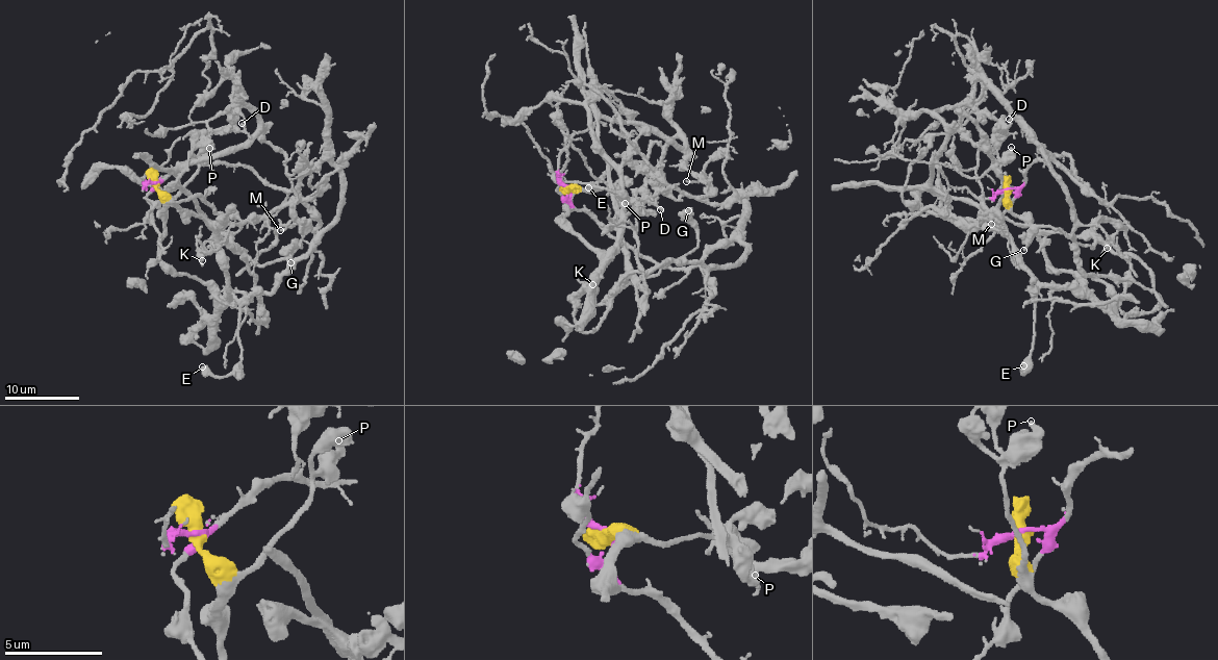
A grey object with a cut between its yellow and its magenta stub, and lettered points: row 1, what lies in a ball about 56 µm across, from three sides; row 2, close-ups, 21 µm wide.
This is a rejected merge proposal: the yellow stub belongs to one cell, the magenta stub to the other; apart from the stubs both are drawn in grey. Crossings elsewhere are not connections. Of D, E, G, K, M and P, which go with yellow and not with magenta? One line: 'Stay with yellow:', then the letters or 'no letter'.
Stay with yellow: E, P

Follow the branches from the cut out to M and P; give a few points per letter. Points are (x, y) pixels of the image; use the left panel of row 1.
M: (156, 183), (329, 161), (290, 261), (177, 174), (259, 130), (280, 231)
P: (156, 183), (159, 191), (174, 197), (199, 168), (199, 160), (209, 147)

